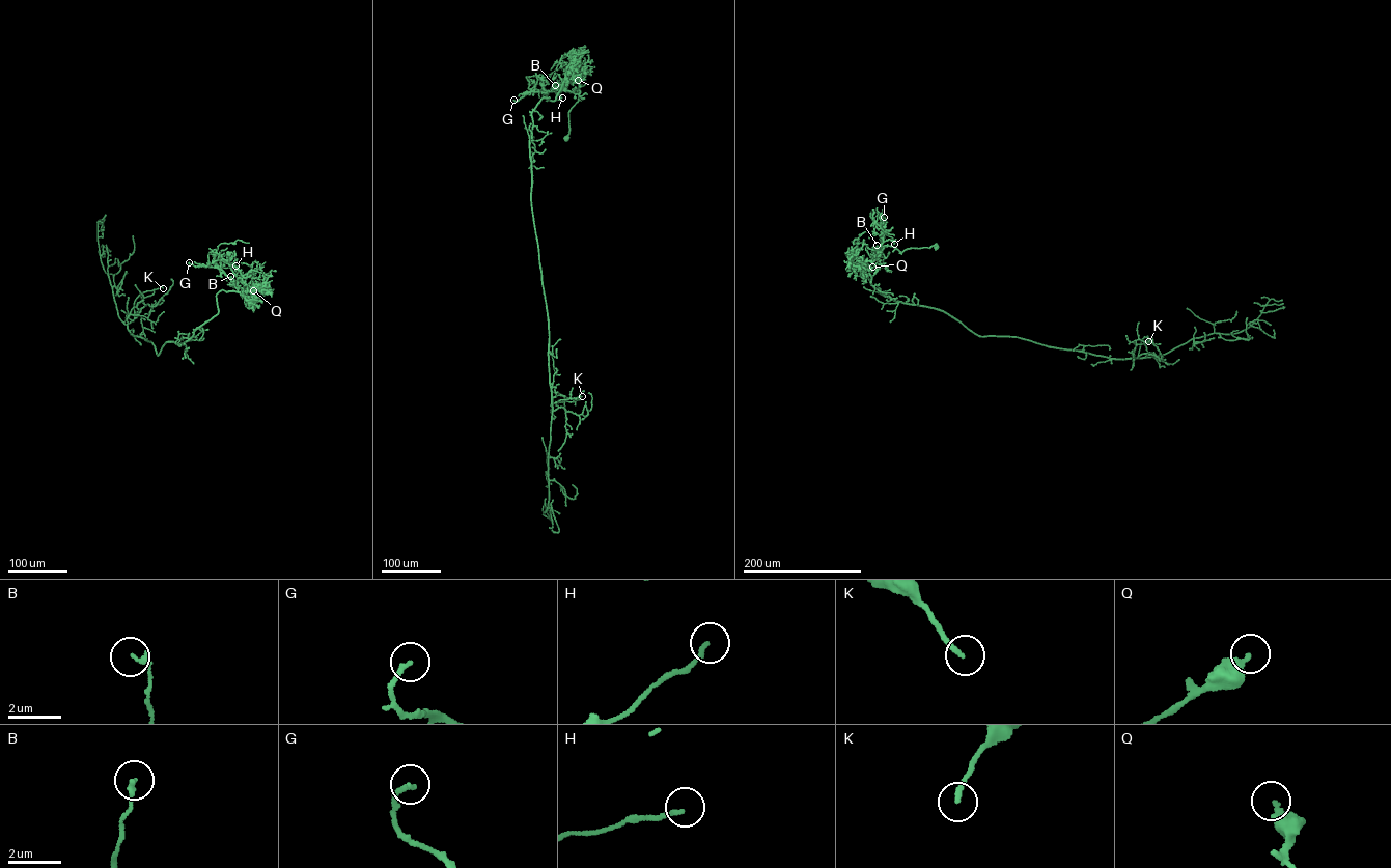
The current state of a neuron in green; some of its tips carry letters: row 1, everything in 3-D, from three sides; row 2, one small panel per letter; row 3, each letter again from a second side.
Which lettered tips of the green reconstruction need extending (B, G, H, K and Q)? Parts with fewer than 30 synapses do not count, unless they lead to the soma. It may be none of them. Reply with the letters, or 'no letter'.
no letter

